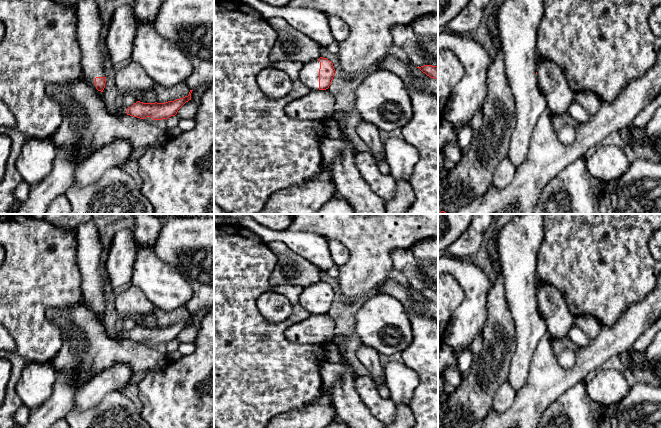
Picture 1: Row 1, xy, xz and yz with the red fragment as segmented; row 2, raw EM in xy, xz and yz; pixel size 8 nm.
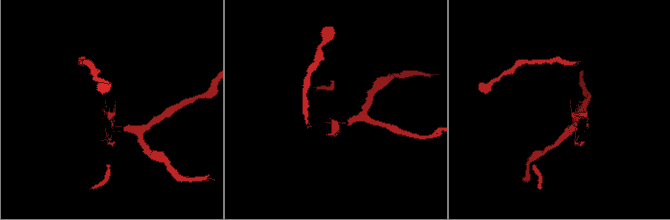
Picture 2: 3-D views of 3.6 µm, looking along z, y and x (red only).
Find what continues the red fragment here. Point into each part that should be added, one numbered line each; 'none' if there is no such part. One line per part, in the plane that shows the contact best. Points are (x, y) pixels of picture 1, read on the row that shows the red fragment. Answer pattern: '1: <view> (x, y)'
1: xz (309, 75)

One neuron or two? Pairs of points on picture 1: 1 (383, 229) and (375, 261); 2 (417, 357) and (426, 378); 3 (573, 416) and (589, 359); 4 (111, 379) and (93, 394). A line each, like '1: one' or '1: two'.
1: one
2: one
3: two
4: one

